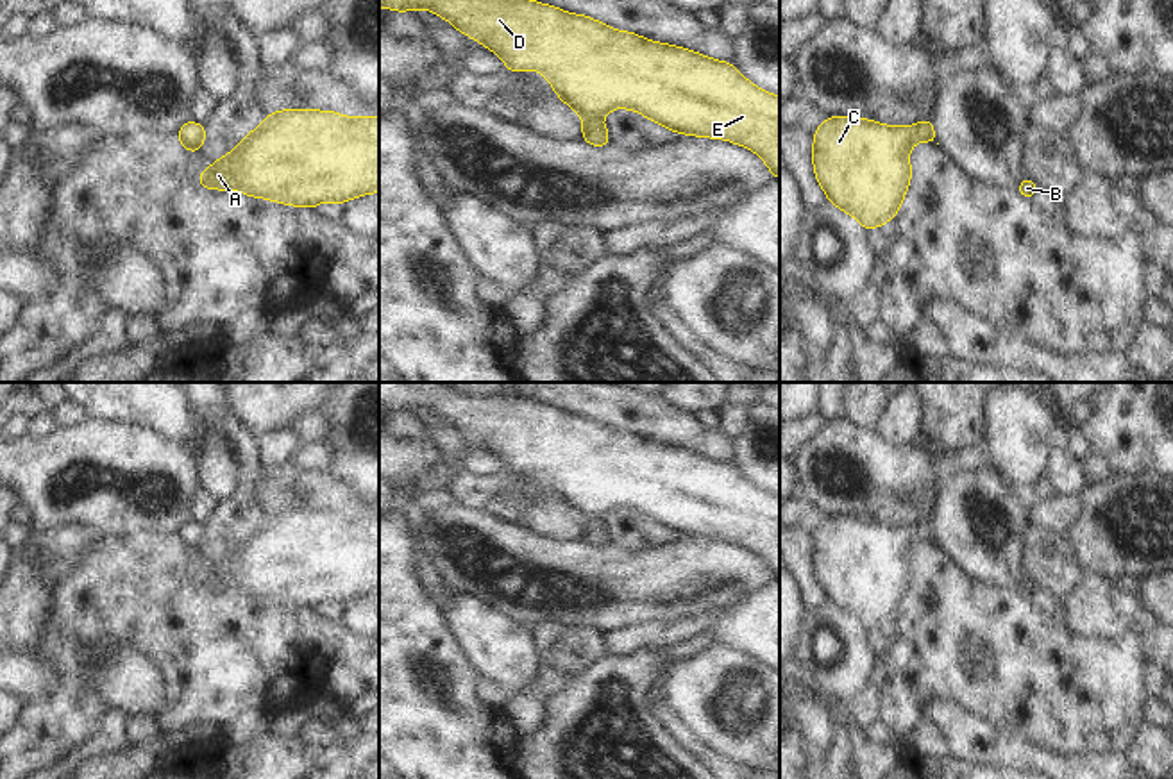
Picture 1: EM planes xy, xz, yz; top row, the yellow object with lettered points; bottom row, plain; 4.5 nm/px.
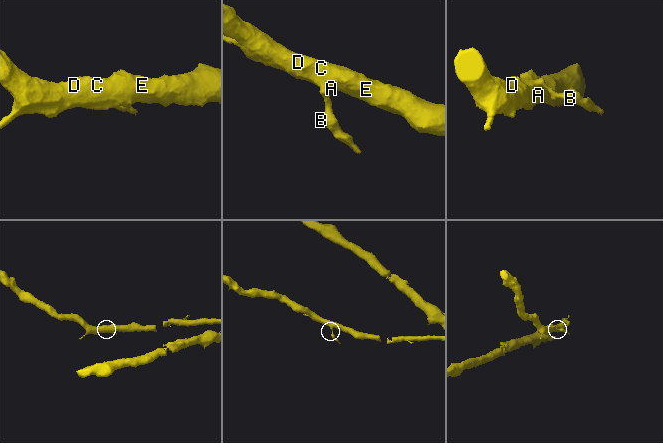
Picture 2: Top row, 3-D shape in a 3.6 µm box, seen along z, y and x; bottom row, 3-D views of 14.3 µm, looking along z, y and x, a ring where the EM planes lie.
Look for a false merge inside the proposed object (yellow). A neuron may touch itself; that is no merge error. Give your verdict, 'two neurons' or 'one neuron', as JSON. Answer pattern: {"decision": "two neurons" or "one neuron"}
{"decision": "one neuron"}

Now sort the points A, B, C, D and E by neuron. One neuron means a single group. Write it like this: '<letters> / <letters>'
A B C D E

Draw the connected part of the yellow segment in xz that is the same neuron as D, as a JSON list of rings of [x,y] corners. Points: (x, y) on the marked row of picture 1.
[[[379,0],[395,13],[427,9],[451,21],[504,63],[508,71],[540,70],[554,93],[583,120],[581,138],[604,147],[610,141],[601,118],[615,107],[642,113],[672,132],[721,138],[756,152],[780,179],[780,96],[744,79],[738,70],[692,50],[620,32],[594,18],[569,14],[533,0]]]

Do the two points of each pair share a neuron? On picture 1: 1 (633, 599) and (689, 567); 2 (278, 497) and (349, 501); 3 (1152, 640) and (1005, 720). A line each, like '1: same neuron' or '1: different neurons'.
1: same neuron
2: same neuron
3: different neurons

